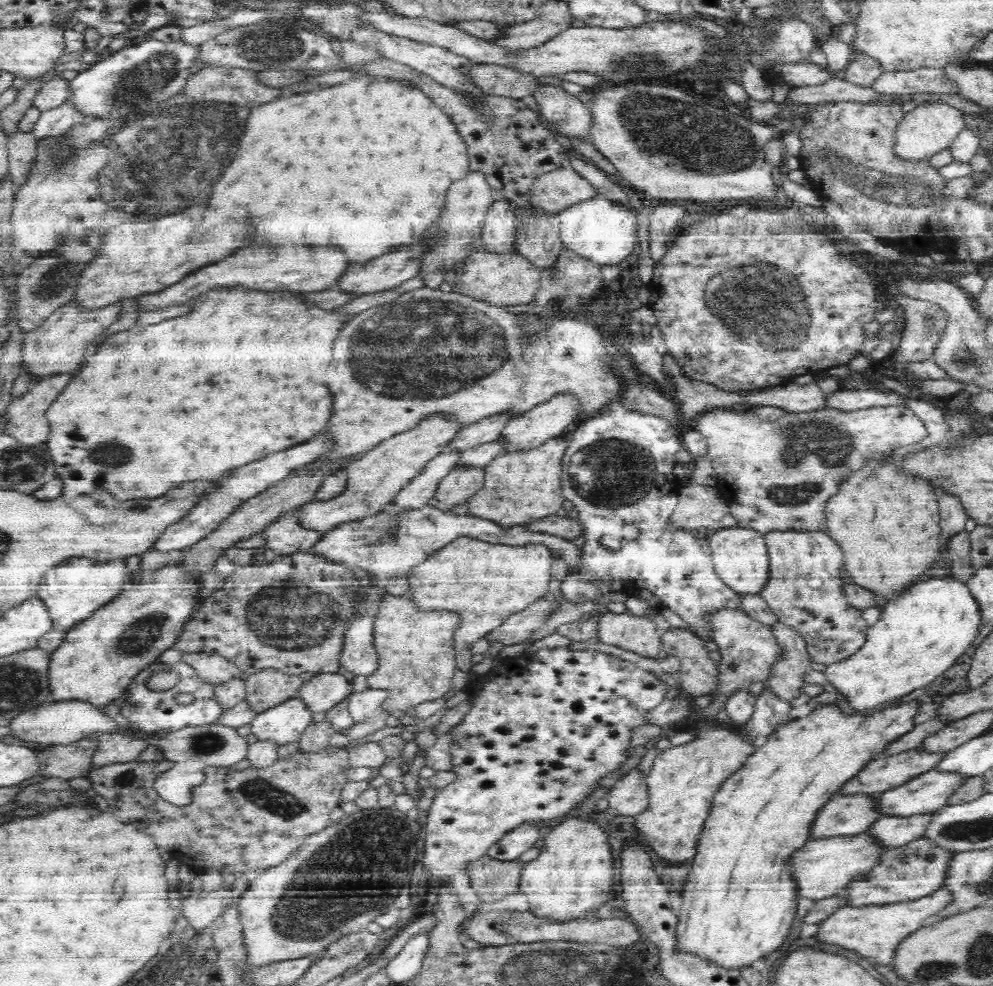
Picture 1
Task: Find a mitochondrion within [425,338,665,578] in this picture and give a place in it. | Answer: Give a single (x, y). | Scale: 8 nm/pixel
(613, 472)

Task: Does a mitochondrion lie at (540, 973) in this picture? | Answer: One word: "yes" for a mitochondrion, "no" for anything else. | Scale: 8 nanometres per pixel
yes

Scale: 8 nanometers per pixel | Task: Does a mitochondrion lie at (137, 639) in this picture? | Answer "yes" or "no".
yes

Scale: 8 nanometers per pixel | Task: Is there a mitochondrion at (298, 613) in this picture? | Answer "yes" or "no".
yes

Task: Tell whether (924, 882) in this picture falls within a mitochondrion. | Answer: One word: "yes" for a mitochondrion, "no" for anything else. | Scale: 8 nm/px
no

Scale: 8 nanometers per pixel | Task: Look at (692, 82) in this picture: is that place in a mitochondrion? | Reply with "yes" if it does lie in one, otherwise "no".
yes

